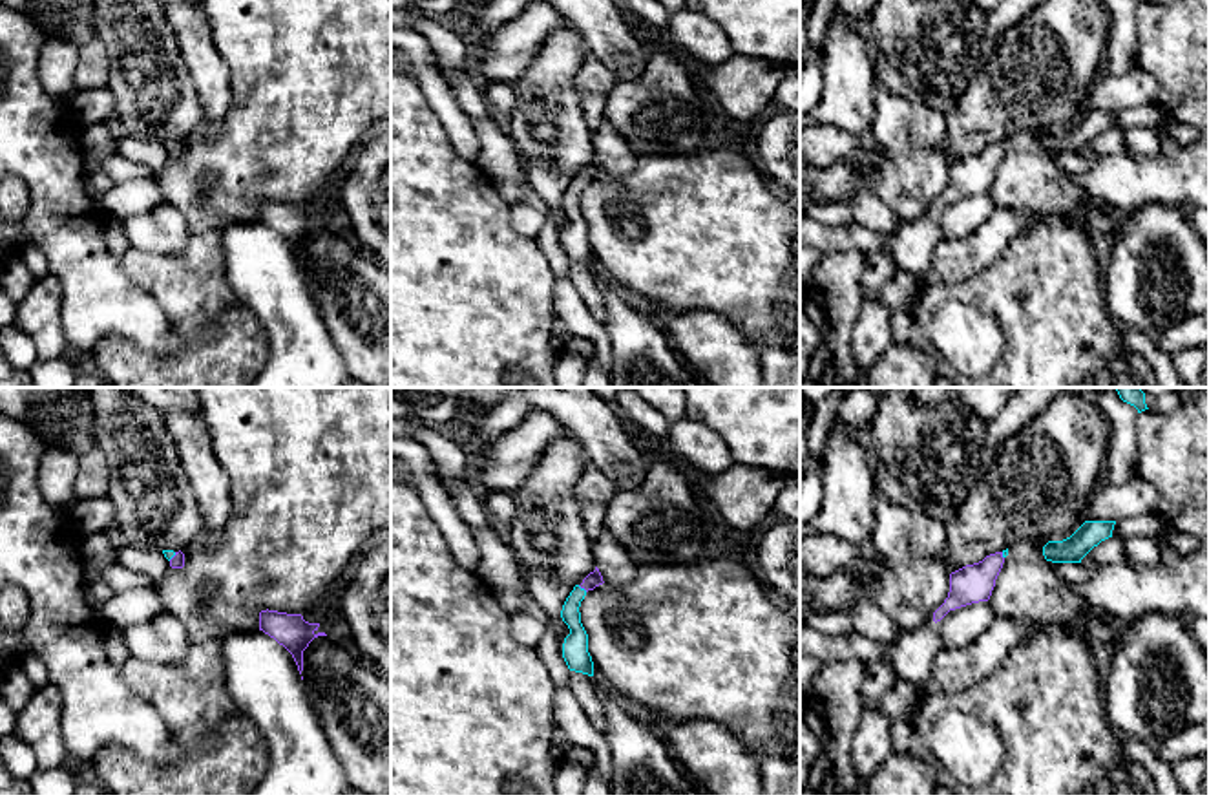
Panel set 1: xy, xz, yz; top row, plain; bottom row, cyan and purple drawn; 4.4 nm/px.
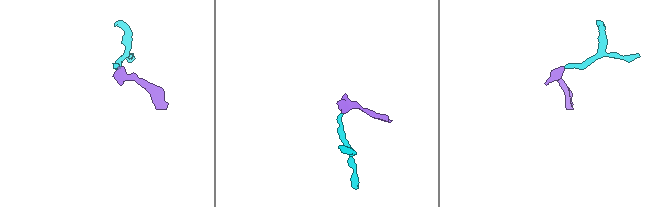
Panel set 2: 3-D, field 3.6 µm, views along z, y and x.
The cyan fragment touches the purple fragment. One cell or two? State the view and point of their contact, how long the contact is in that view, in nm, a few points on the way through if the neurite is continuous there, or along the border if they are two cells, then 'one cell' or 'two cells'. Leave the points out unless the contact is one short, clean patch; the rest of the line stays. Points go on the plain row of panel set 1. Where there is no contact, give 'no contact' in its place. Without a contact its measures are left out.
meets cyan in xz at (583, 180); contact 50 nm long; runs through xz (576, 234), (574, 189), (583, 180), (592, 170); one cell

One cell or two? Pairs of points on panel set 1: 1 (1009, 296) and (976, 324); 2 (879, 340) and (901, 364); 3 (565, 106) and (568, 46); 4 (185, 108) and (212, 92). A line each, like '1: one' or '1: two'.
1: two
2: two
3: one
4: two

